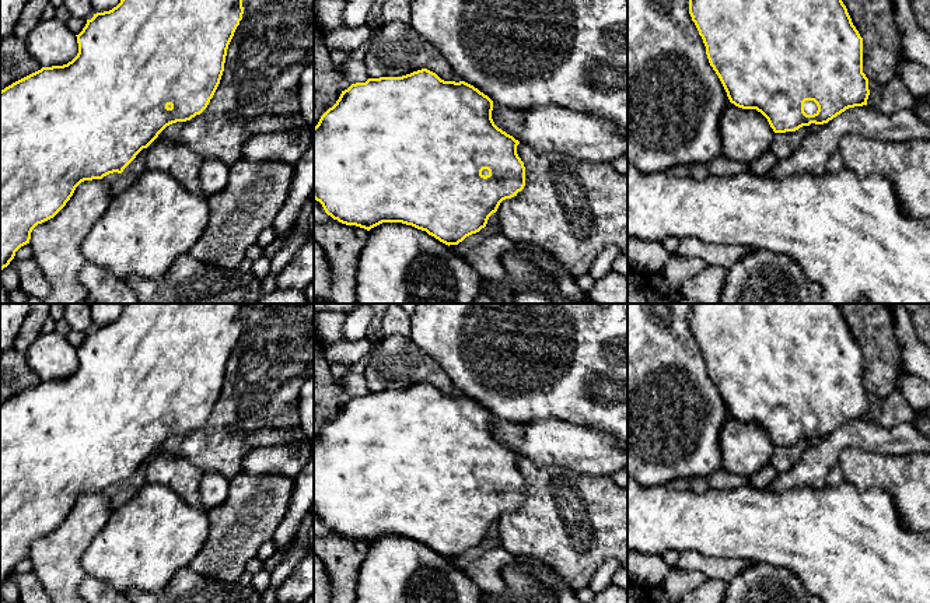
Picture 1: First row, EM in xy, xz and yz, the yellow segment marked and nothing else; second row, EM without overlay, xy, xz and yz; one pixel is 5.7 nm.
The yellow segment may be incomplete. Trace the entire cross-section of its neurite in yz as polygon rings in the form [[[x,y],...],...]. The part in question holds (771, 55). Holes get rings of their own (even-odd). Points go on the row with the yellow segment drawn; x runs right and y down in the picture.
[[[689,0],[689,14],[730,102],[761,112],[775,133],[824,125],[849,108],[867,105],[863,38],[842,0]]]

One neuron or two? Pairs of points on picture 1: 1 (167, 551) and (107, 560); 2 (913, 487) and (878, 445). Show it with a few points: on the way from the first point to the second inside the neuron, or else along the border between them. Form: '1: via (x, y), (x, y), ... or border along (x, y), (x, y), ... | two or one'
1: via (151, 551), (143, 551), (137, 557), (122, 557) | one
2: border along (855, 447), (883, 453), (915, 453) | two

